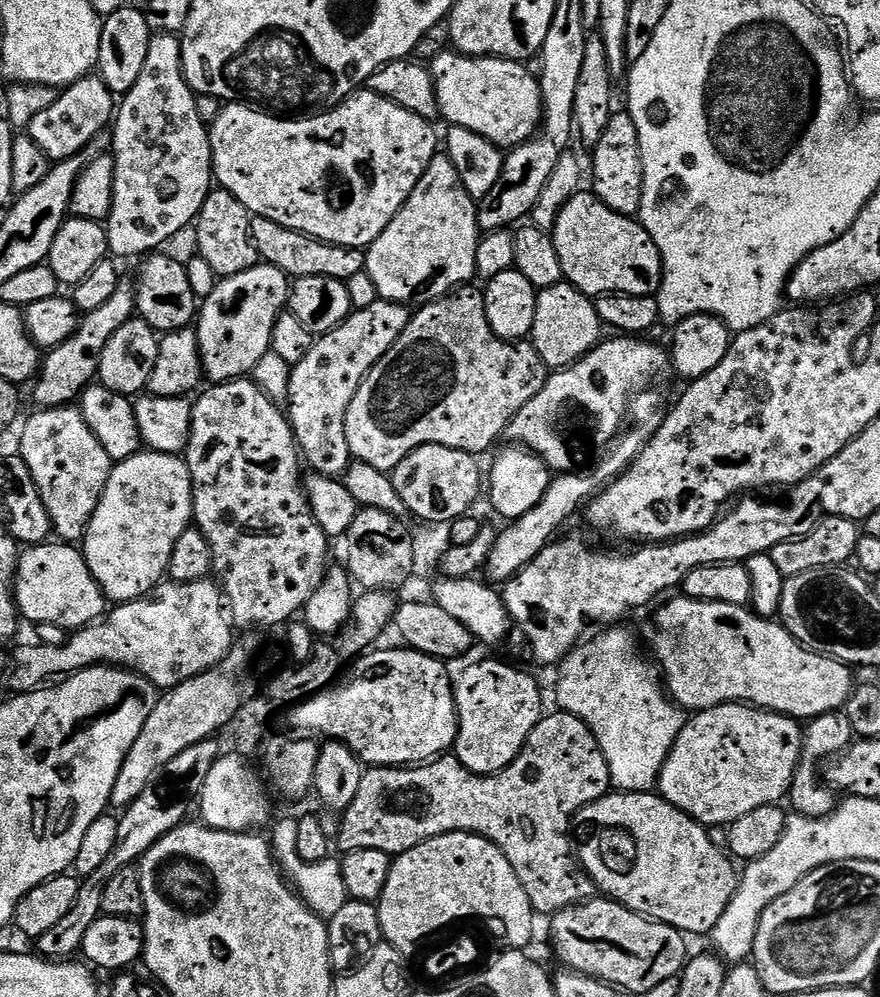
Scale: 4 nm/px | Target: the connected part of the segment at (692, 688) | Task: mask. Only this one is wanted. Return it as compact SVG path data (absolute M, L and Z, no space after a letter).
M683 594L677 596L677 600L657 610L652 640L656 643L655 663L662 673L666 691L681 708L695 714L725 702L743 702L807 722L827 712L839 712L847 705L854 687L853 669L849 665L810 651L799 644L783 624L764 619L747 607L721 600L692 600Z

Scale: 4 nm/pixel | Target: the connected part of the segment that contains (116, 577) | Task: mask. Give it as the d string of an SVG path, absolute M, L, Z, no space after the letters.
M141 450L119 461L84 531L82 551L90 574L116 604L140 600L165 579L174 542L193 523L192 475L183 455Z

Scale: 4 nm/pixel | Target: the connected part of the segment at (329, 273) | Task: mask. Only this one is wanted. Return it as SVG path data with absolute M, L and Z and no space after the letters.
M252 216L250 234L261 261L282 270L290 278L338 278L352 282L359 272L361 275L365 271L365 249L327 244L298 230L278 226L278 222L270 222L270 218Z

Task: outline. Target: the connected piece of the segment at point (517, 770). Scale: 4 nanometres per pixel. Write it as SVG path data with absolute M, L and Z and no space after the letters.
M563 710L555 711L549 711L540 717L538 726L534 726L534 730L530 734L528 741L524 743L524 748L518 754L518 758L514 758L514 762L510 766L506 766L504 772L497 772L494 776L479 776L469 772L452 754L445 754L419 766L405 766L403 768L369 767L362 778L362 786L358 786L358 794L354 794L354 802L350 802L350 806L339 817L340 833L337 836L335 833L334 840L335 843L336 840L340 843L341 853L347 854L354 850L382 850L388 856L395 858L400 853L447 832L475 832L478 836L486 837L491 844L496 844L498 850L502 850L502 854L506 854L506 862L510 862L510 866L514 866L514 874L518 874L518 882L522 882L522 890L526 890L526 898L530 898L533 913L539 914L541 917L544 915L545 918L551 918L556 913L566 910L570 906L582 904L585 900L593 899L594 885L592 878L587 872L582 870L577 857L574 855L574 844L572 848L571 842L568 841L568 823L574 820L580 809L587 804L593 804L595 800L600 800L604 796L609 795L608 767L606 766L606 758L594 738L594 734L588 728L588 724L569 712Z

